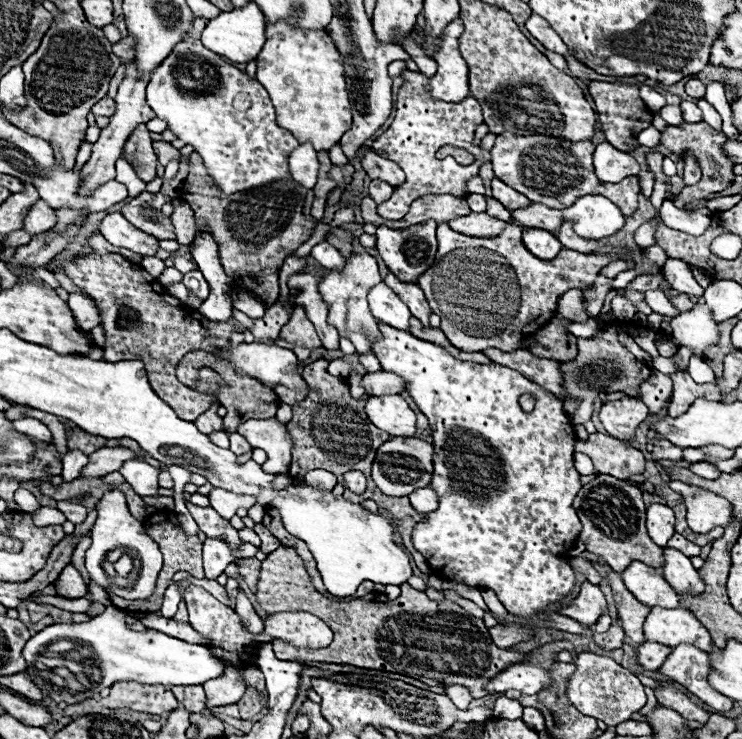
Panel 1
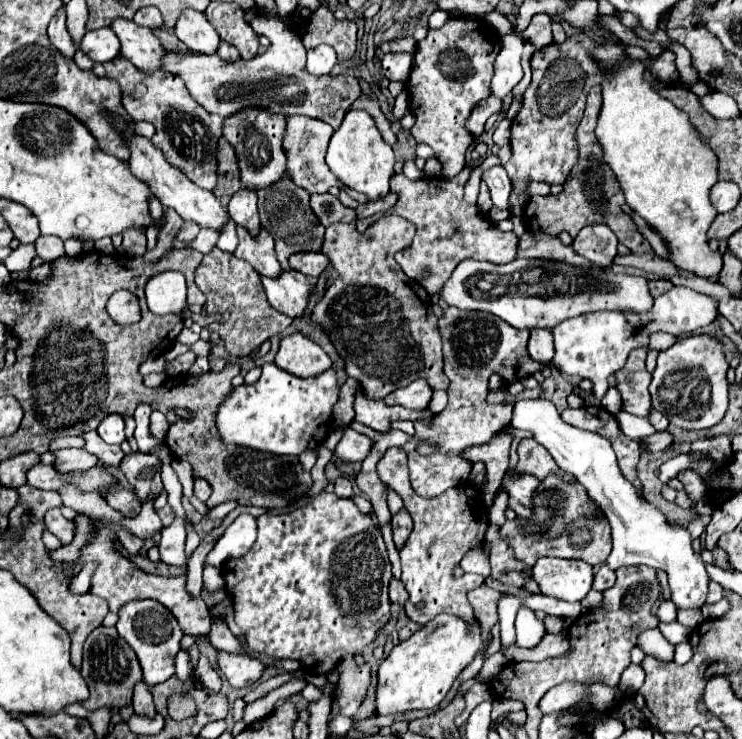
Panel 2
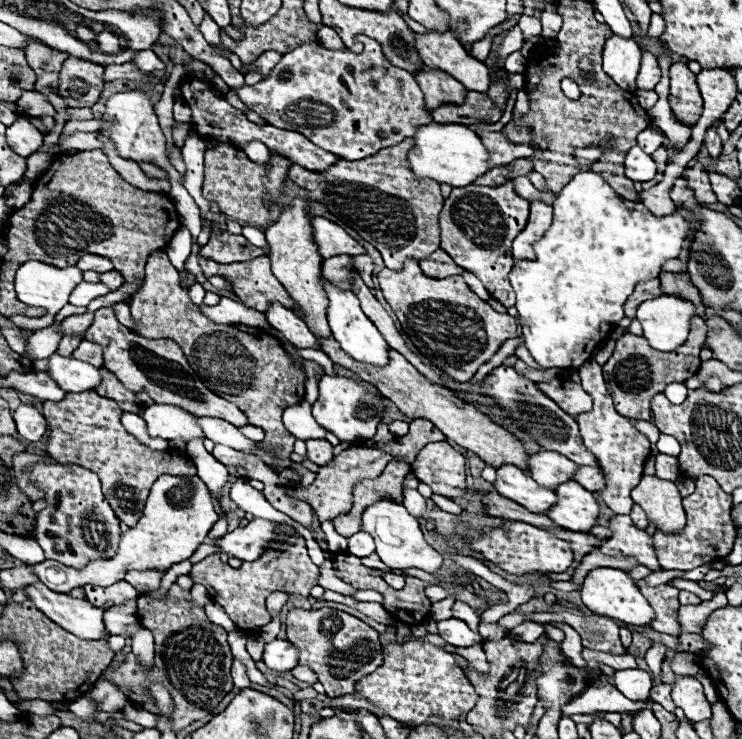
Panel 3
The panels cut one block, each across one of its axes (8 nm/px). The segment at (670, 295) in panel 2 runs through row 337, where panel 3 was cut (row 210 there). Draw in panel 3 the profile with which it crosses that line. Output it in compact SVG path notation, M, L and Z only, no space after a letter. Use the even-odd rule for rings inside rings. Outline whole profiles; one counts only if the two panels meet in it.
M596 172L576 174L554 200L554 222L540 242L534 244L536 260L516 262L510 282L516 292L516 308L522 336L532 358L542 368L580 368L592 358L594 348L610 334L612 322L624 318L624 300L632 294L636 282L658 278L666 260L678 258L692 222L682 212L654 216L642 202L630 202L618 196Z

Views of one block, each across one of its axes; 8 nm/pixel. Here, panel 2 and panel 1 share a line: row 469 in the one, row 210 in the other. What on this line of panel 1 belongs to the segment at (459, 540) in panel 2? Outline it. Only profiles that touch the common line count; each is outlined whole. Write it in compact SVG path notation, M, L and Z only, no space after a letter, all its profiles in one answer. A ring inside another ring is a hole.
M404 70L400 76L402 76L404 84L400 86L400 90L396 94L396 116L394 116L390 128L372 142L372 150L376 150L384 158L396 162L406 174L404 184L394 188L392 198L378 206L378 214L388 220L400 220L416 198L422 198L428 194L464 196L466 194L464 182L478 176L480 164L490 158L488 152L484 152L476 144L472 144L476 126L484 122L482 108L476 102L476 98L468 96L460 102L432 100L428 94L428 88L426 88L428 80L424 74ZM446 144L468 150L470 154L476 156L476 162L470 166L460 166L454 158L438 160L436 152Z

